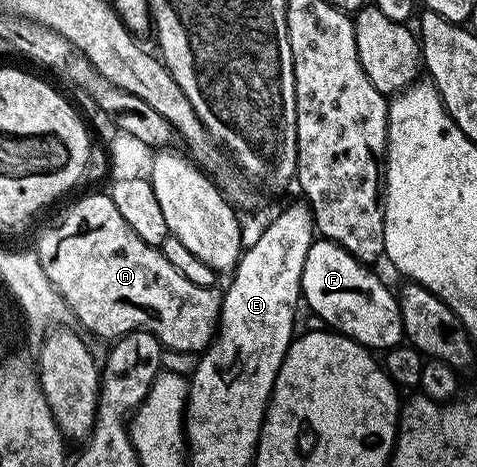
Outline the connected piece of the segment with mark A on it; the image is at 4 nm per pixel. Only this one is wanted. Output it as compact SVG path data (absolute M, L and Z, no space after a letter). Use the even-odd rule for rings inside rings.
M107 192L92 193L74 202L68 214L37 239L34 250L46 277L68 305L75 324L85 334L115 339L141 329L154 335L164 349L197 355L212 344L216 326L220 324L221 290L210 285L190 283L190 279L182 276L157 246L142 243L142 239L134 235L130 223L122 219Z

